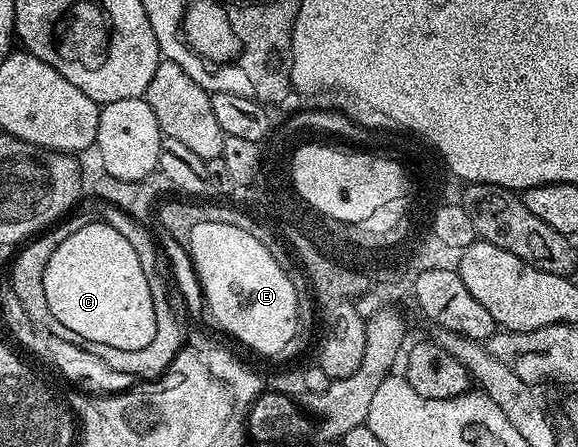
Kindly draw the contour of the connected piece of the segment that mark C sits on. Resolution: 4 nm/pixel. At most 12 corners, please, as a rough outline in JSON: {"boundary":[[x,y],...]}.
{"boundary":[[105,220],[44,268],[50,313],[84,341],[142,349],[156,290]]}

